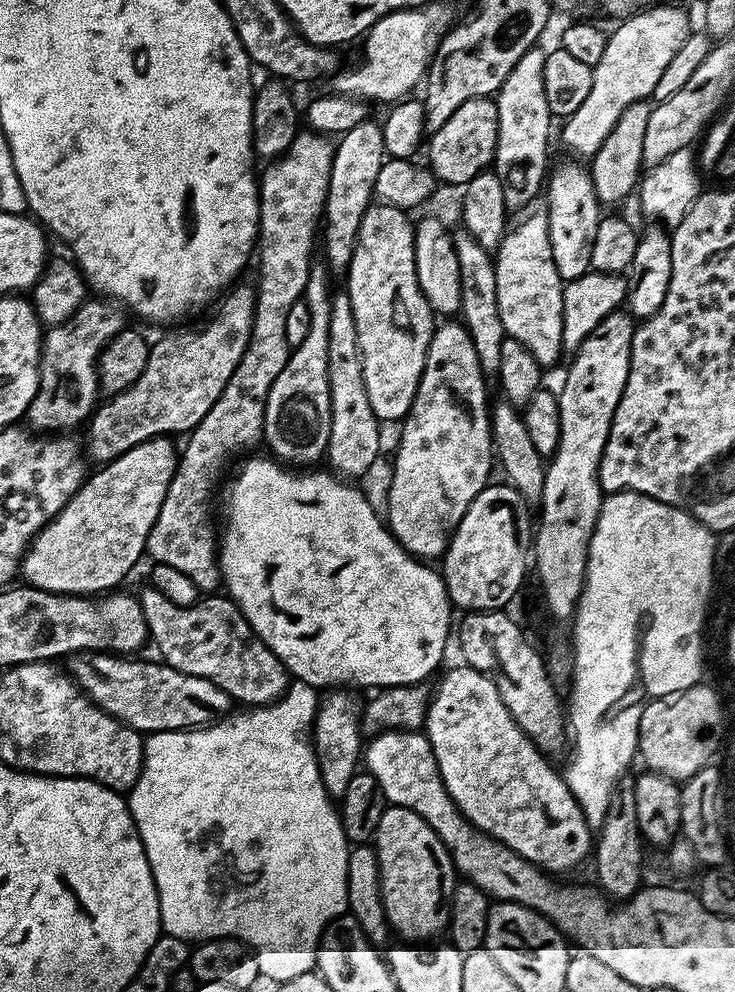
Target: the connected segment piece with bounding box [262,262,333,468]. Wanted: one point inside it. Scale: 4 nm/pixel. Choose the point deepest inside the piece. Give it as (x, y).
(296, 424)

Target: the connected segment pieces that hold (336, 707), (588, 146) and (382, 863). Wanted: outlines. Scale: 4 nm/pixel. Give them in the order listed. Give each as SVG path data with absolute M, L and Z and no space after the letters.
M332 690L319 701L316 718L310 729L310 740L316 749L318 770L322 774L322 786L328 795L339 798L346 794L346 785L362 764L362 700L352 690Z
M646 8L621 19L617 23L620 25L611 29L602 59L592 70L592 85L586 102L563 121L564 144L580 156L595 156L625 110L651 97L654 86L658 86L658 78L662 78L662 70L670 66L670 58L682 50L690 34L688 16L682 9Z
M388 806L382 814L382 822L378 822L374 847L378 854L382 902L389 929L395 935L397 932L399 939L404 942L428 942L436 938L431 936L443 933L447 929L448 916L452 912L452 892L458 883L458 873L456 865L452 863L451 852L440 841L438 834L434 834L428 823L418 818L418 814L414 814L414 810Z

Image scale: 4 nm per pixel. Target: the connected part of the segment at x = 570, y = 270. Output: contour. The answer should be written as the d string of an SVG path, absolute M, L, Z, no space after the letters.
M560 164L557 168L555 165L546 180L546 196L547 192L548 233L554 250L554 266L558 270L561 281L577 280L585 276L592 267L590 254L594 251L594 234L598 234L598 222L602 218L602 205L596 199L589 169L585 165L583 168L580 164Z

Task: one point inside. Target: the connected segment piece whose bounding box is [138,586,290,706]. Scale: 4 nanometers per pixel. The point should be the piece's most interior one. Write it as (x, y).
(211, 639)

